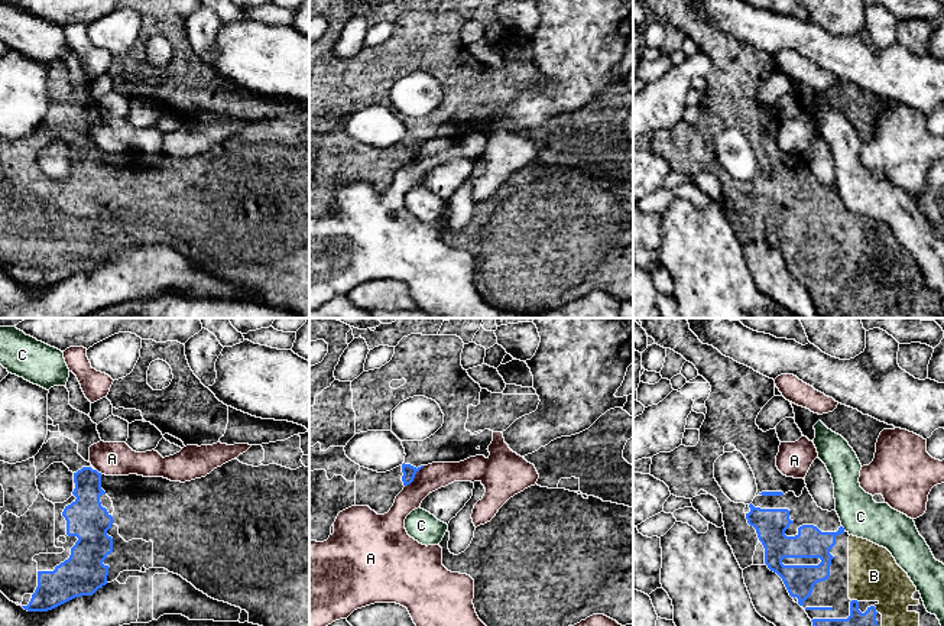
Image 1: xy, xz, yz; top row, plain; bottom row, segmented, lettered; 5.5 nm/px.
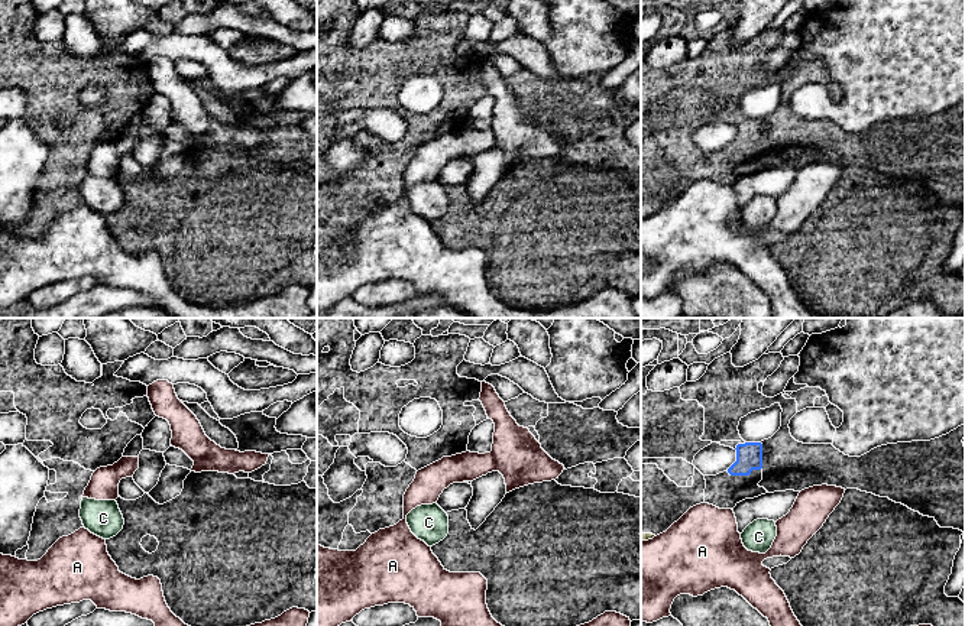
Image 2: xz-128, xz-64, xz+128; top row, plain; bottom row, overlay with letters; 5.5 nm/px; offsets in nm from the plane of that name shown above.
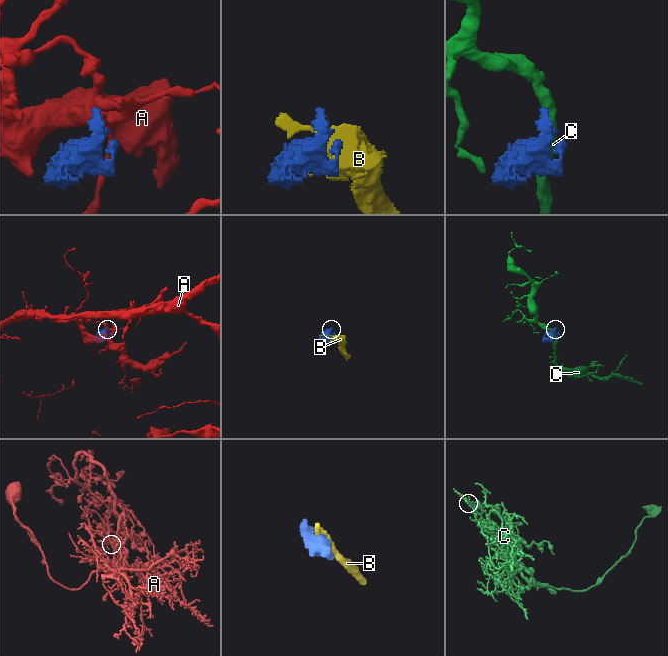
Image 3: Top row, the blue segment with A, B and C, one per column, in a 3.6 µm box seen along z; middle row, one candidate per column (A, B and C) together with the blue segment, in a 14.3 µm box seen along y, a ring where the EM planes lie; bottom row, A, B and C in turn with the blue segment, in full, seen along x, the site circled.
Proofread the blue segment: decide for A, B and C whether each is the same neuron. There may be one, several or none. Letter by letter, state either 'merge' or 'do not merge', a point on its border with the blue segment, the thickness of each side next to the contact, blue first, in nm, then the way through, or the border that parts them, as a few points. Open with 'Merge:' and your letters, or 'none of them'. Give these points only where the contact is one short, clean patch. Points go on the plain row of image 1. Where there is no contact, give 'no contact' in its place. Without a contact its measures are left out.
Merge: B
A: do not merge | xz (414, 153) | 70/150 nm | along xz (424, 142), (405, 162)
B: merge | yz (855, 276) | 260/280 nm
C: do not merge | yz (843, 204) | 170/220 nm

